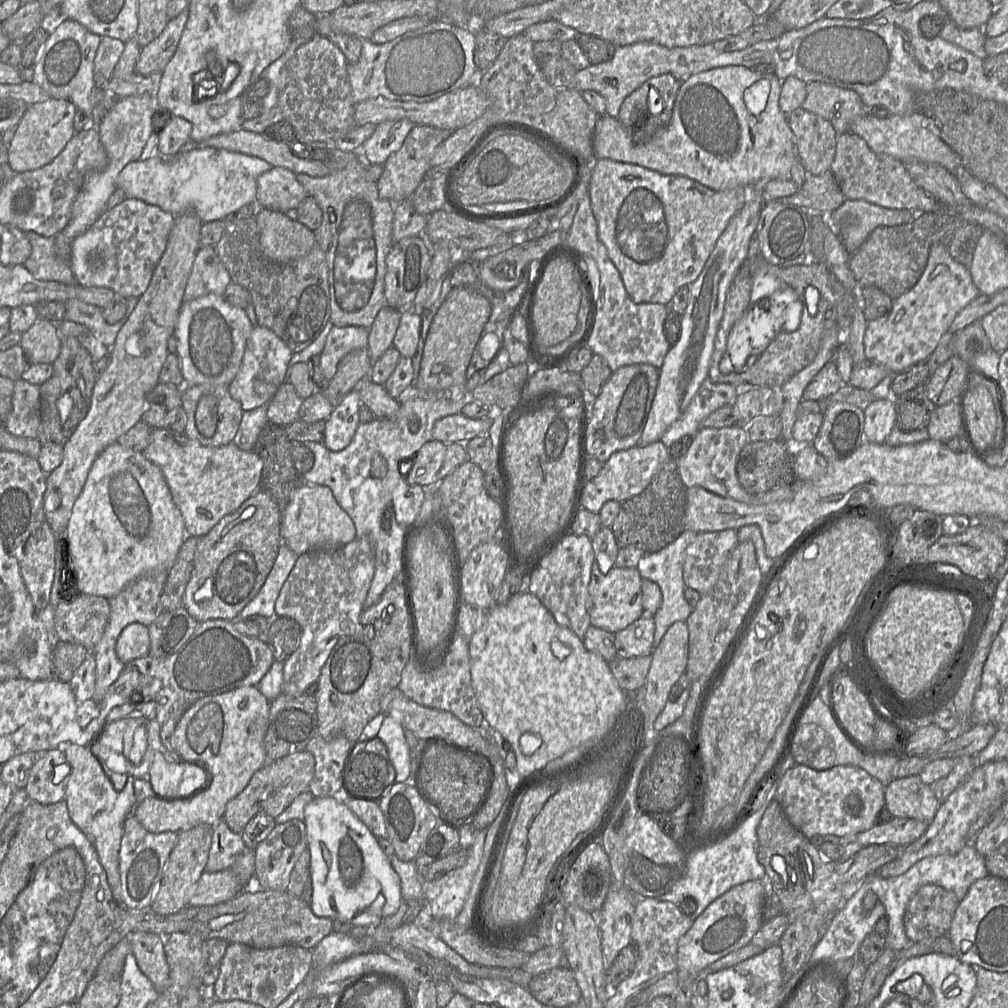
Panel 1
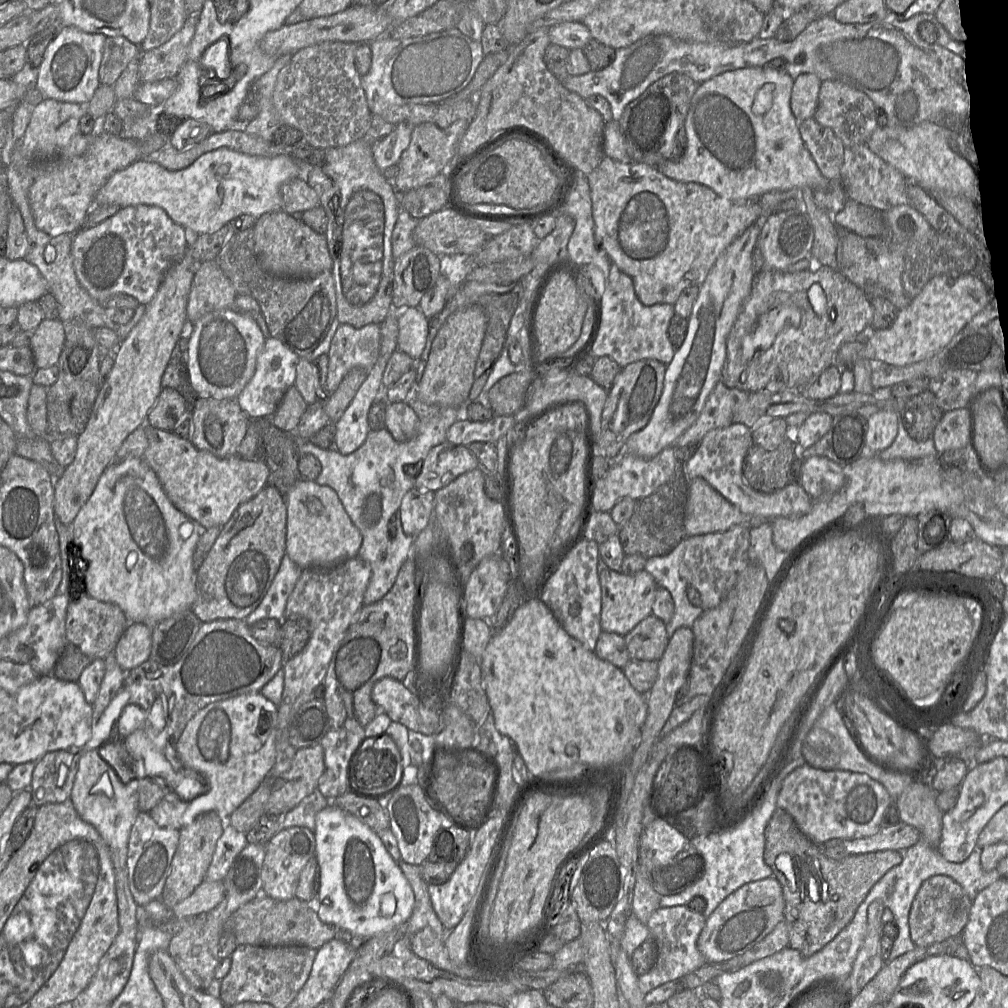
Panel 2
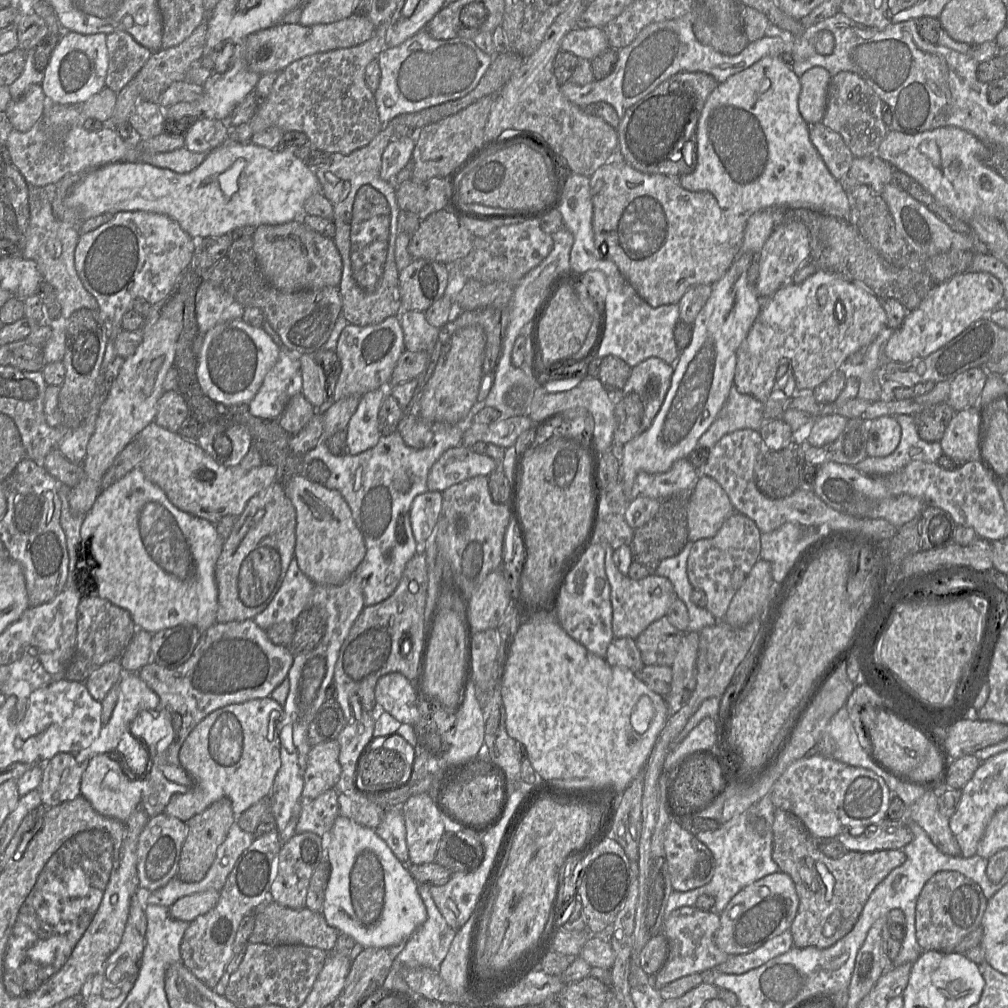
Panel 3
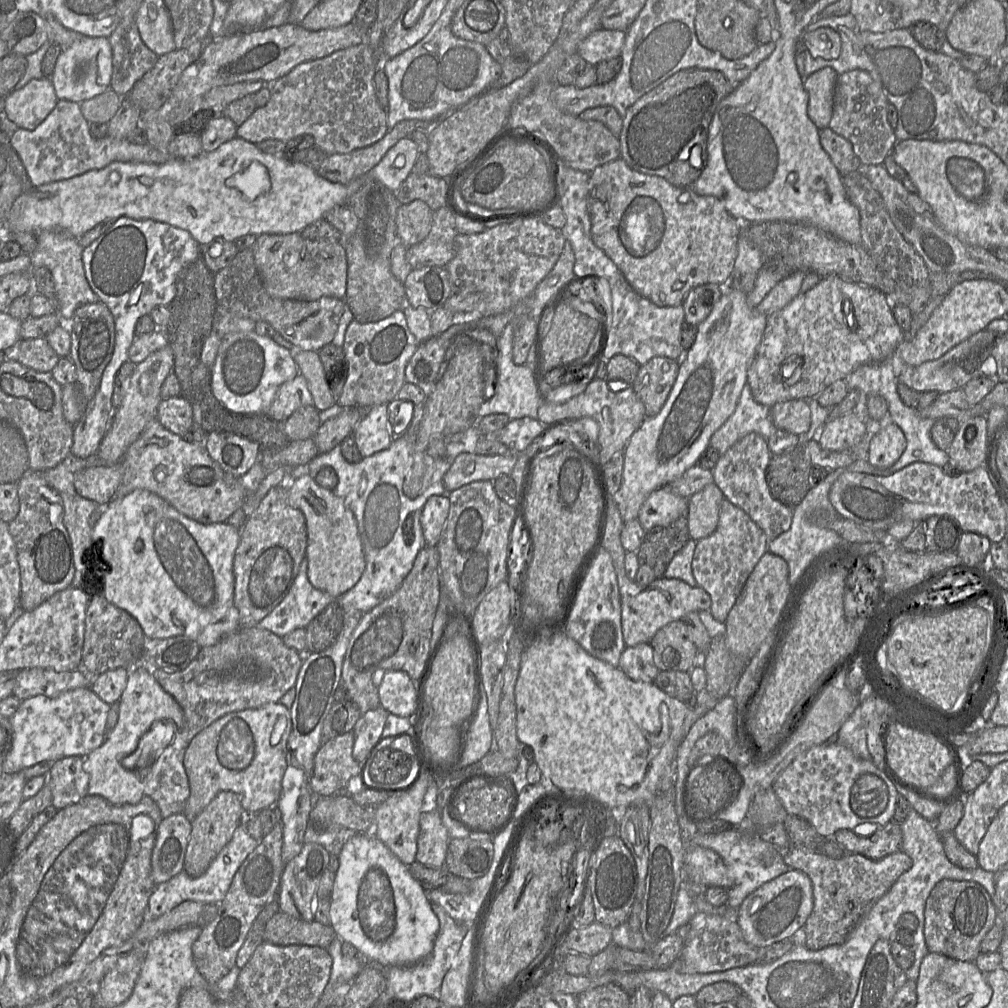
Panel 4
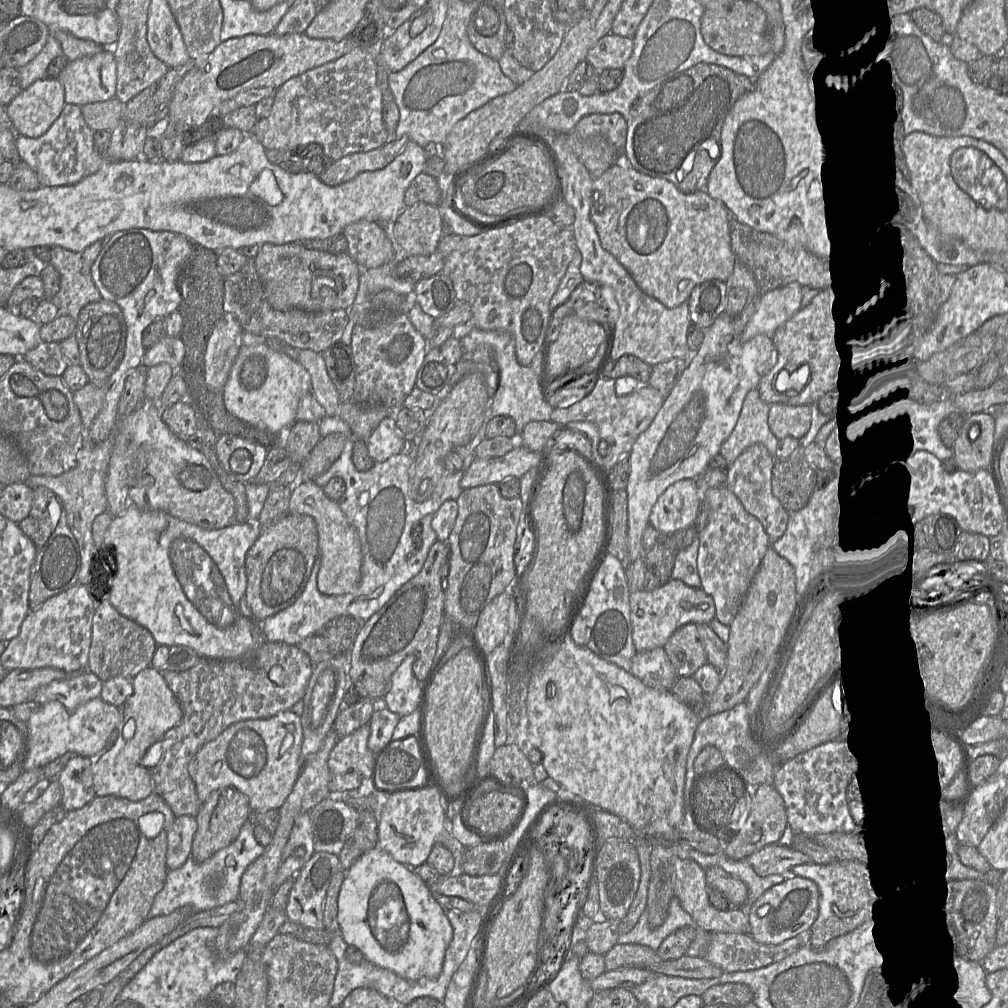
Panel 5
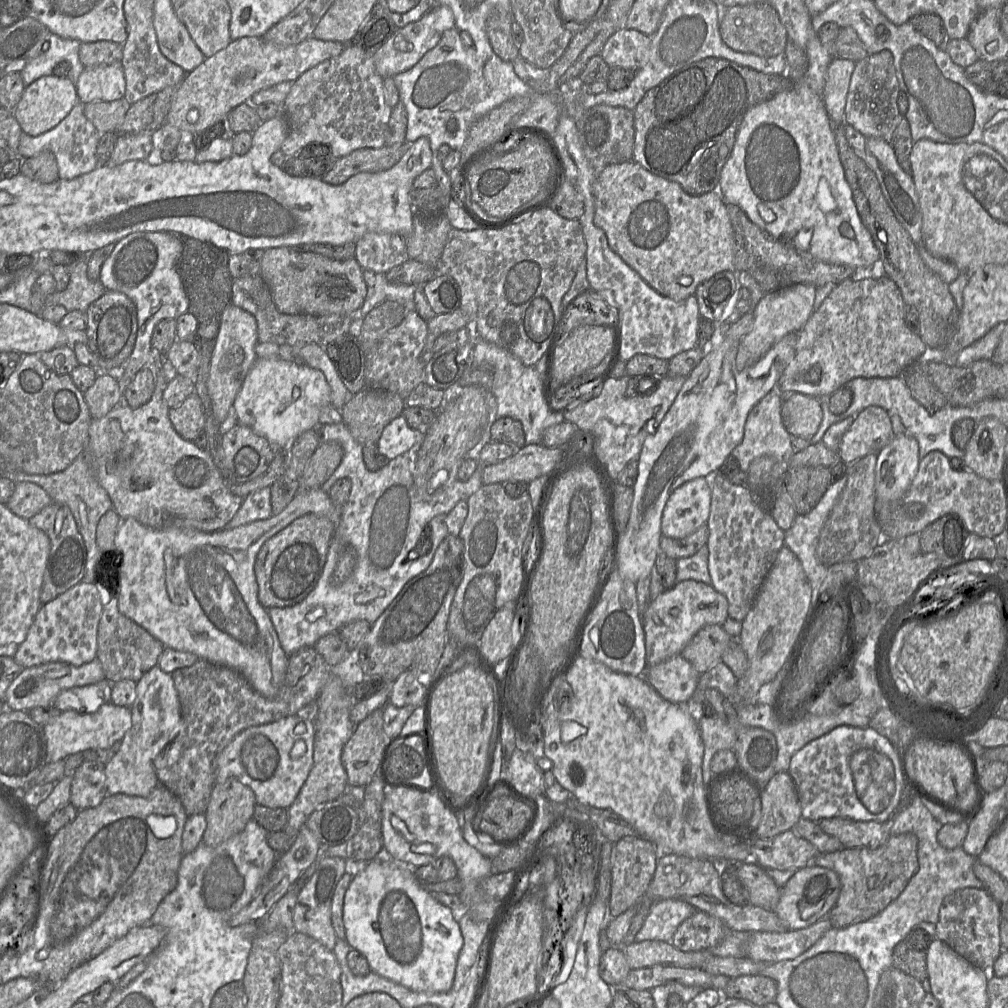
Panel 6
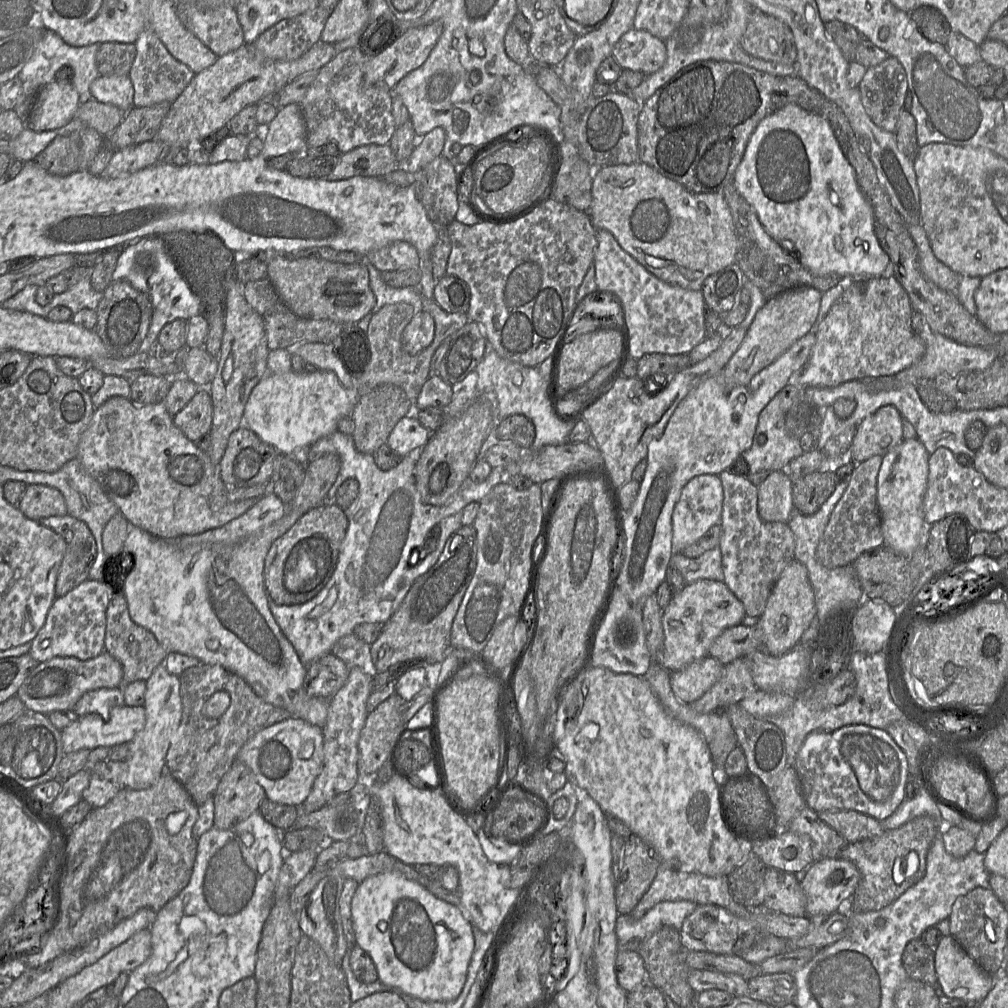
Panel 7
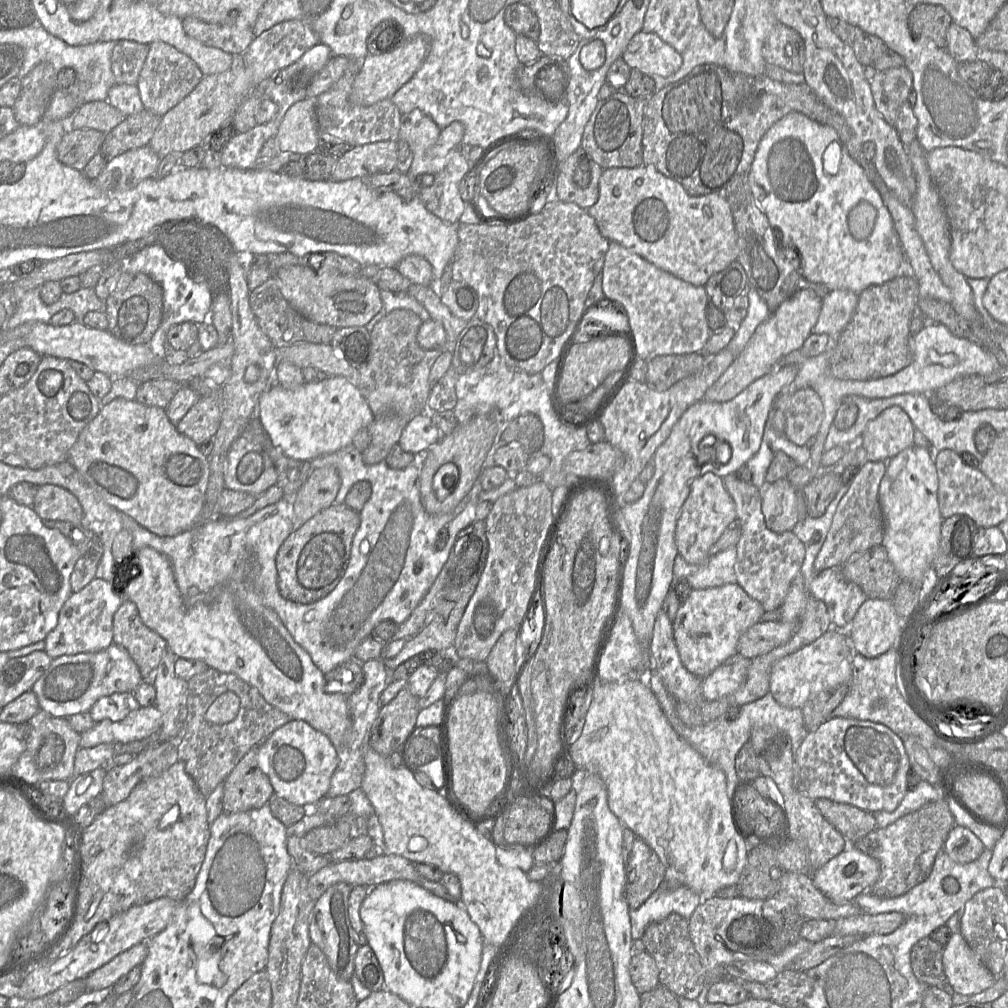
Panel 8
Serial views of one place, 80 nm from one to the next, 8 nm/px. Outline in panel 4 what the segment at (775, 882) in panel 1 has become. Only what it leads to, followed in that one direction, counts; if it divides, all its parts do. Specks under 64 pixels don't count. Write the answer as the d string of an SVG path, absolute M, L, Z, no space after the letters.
M787 815L784 828L790 839L787 849L779 850L785 864L807 874L813 885L814 907L802 928L806 934L804 946L811 950L843 943L872 905L912 866L911 858L904 851L879 860L859 854L846 854L839 859L829 858L818 851L826 838L819 835L807 821Z

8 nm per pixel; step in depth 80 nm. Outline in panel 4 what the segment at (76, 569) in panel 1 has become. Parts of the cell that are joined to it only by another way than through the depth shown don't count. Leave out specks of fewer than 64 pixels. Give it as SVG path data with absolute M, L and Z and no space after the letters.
M134 490L122 498L112 499L103 507L103 512L99 520L92 526L91 530L92 540L97 539L97 541L100 541L99 554L97 555L95 552L92 555L90 564L90 575L92 576L93 574L94 577L91 579L91 583L93 588L97 589L95 596L102 595L108 602L129 613L139 623L148 640L186 636L194 640L200 648L212 646L225 636L234 633L242 627L239 621L238 610L234 605L235 581L233 574L234 554L240 540L239 529L226 522L203 524L192 520L179 513L158 495L147 490Z

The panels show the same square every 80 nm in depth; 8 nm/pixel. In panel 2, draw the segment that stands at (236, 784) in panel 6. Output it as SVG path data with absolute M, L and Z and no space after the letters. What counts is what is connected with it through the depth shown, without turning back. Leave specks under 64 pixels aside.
M211 811L200 815L192 823L179 830L178 846L160 896L160 900L167 908L172 909L204 881L216 843L223 833L224 825L225 820L222 820L216 812Z

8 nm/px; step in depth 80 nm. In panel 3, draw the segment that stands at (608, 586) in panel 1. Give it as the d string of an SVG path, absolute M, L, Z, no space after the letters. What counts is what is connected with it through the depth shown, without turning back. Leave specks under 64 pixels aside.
M600 537L600 545L605 550L605 573L611 587L610 600L612 605L612 630L614 637L635 639L651 623L666 616L673 597L677 597L673 585L669 579L652 572L640 580L630 579L627 575L623 575L615 565L612 559L614 549L603 537Z

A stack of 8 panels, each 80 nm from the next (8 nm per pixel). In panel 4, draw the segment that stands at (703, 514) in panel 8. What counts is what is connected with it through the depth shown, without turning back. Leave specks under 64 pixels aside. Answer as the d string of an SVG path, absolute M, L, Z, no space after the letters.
M664 486L650 493L639 510L637 520L648 531L655 526L669 525L680 517L687 516L687 512L688 499L669 486Z

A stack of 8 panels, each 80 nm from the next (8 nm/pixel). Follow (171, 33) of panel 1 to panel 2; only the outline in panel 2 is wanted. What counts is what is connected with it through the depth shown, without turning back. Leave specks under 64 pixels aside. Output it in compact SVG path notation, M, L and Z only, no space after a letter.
M190 13L183 27L166 43L149 51L143 51L139 63L141 82L156 82L167 78L175 78L187 60L187 53L199 13Z

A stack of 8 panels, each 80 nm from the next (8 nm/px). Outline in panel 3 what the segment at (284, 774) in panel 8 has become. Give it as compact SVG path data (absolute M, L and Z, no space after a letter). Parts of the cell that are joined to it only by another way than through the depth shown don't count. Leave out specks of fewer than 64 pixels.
M270 697L231 704L211 712L191 730L179 751L181 767L191 777L192 787L187 793L174 794L163 813L186 823L214 802L228 798L234 815L238 817L249 807L268 797L281 767L280 733L285 725L283 707Z

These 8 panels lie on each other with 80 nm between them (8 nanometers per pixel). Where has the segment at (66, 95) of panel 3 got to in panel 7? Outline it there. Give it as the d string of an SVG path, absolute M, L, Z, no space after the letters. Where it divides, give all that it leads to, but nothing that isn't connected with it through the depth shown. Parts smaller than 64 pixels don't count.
M100 75L90 85L92 99L111 104L124 112L134 106L134 88L126 75Z

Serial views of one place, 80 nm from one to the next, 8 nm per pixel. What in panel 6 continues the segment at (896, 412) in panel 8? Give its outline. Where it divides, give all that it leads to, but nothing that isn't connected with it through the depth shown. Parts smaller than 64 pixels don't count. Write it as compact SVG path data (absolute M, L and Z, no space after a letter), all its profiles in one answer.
M869 406L859 412L844 433L837 451L841 461L851 464L869 454L876 454L894 438L888 411Z

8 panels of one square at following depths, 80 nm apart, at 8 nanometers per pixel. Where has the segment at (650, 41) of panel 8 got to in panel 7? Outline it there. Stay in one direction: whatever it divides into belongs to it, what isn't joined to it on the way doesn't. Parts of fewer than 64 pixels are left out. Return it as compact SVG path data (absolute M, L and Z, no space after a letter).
M633 28L622 35L611 56L623 69L650 75L662 68L667 52L665 41L648 31Z

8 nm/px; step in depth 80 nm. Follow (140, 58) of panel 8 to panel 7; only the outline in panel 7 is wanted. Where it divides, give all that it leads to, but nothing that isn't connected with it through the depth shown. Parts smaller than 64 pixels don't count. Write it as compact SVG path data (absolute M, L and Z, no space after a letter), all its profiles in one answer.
M104 42L99 44L96 62L100 75L128 76L135 56L134 43Z

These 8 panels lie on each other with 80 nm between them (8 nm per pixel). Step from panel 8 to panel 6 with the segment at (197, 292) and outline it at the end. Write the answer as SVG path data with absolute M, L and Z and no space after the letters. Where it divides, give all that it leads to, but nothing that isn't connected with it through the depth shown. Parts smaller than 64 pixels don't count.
M135 232L115 242L114 249L103 262L100 282L107 291L128 296L136 305L138 329L134 350L115 371L119 388L124 393L135 374L153 357L151 338L155 326L165 319L176 319L188 313L188 298L184 288L183 266L177 264L182 252L180 237L167 232Z

